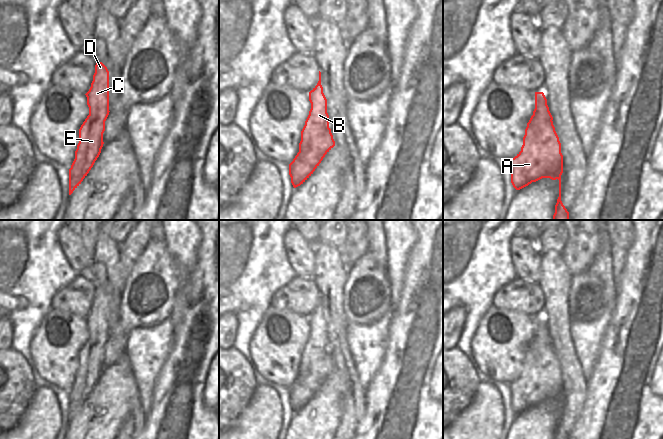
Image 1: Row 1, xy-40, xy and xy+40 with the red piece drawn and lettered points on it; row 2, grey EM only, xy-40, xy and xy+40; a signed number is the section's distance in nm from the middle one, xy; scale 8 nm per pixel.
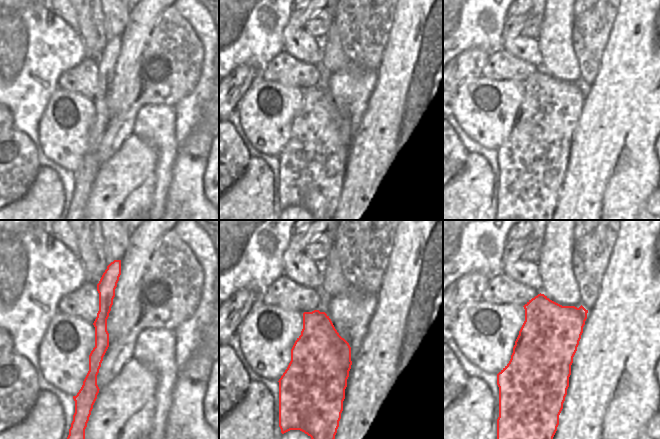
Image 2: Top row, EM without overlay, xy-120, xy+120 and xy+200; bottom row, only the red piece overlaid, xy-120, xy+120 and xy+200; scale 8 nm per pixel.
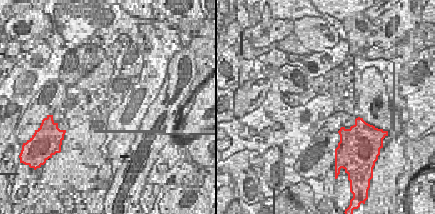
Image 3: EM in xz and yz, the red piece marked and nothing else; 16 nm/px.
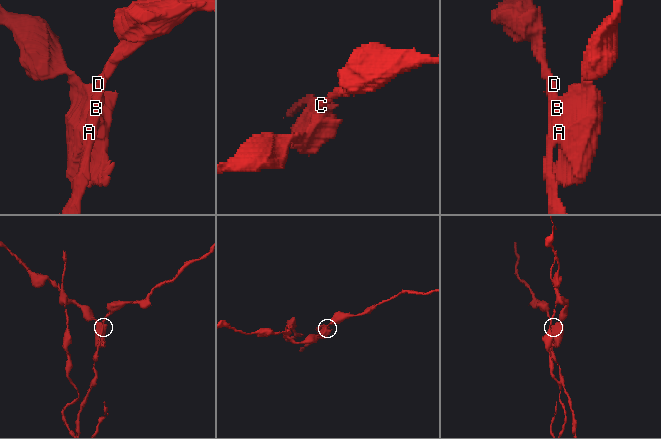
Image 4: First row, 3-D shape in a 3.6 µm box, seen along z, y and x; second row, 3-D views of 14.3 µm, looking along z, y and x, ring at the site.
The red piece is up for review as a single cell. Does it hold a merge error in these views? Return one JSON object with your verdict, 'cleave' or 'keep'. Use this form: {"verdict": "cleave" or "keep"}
{"verdict": "cleave"}

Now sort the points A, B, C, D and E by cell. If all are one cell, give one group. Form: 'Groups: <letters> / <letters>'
Groups: A / B C D E.

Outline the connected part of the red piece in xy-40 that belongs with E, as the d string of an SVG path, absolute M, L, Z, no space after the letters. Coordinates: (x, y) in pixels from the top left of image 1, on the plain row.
M102 286L95 289L89 315L85 318L89 339L79 353L75 383L69 393L69 419L87 400L103 371L105 345L109 339L109 295Z

